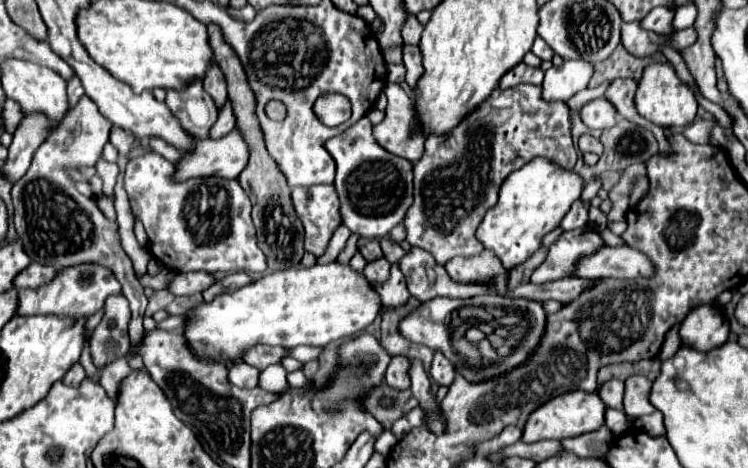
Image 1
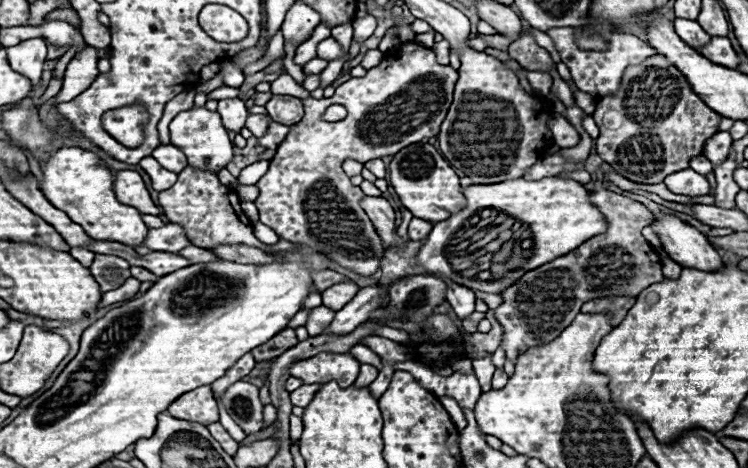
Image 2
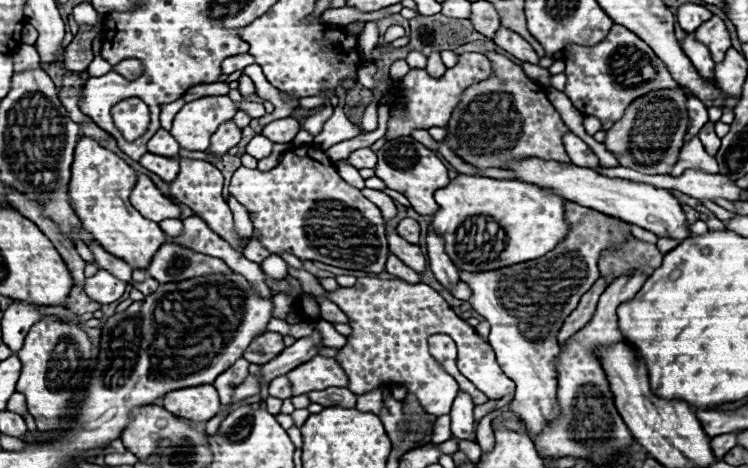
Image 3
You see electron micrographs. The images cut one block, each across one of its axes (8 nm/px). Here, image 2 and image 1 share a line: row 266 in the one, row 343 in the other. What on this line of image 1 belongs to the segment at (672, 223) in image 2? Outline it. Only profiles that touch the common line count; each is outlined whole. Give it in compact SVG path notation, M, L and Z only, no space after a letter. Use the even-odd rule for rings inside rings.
M716 304L696 306L682 322L682 344L690 344L696 350L712 350L728 340L730 326L724 320Z

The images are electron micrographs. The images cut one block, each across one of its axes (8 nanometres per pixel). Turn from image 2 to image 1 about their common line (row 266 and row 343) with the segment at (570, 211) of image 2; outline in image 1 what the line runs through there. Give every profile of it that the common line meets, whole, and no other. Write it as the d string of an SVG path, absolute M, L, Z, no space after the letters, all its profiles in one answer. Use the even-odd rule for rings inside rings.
M484 294L484 296L474 296L474 298L432 298L428 302L422 302L416 310L412 310L406 318L400 320L398 332L418 344L426 344L432 350L440 350L446 354L448 360L456 366L456 372L462 374L470 382L480 382L486 378L494 378L506 370L512 370L512 366L522 364L526 358L530 358L530 350L538 346L538 338L542 336L542 326L546 326L546 312L540 302L530 302L522 298L506 298L498 294ZM468 332L484 332L486 336L478 342L468 340Z

